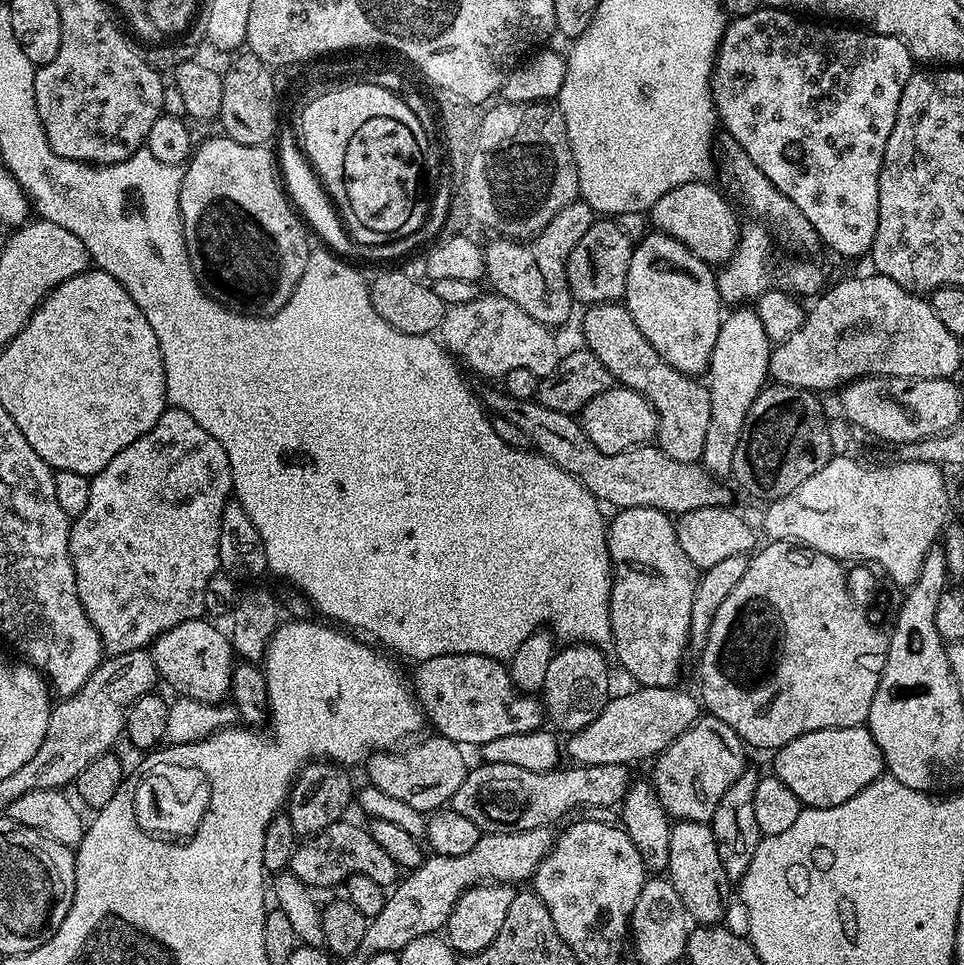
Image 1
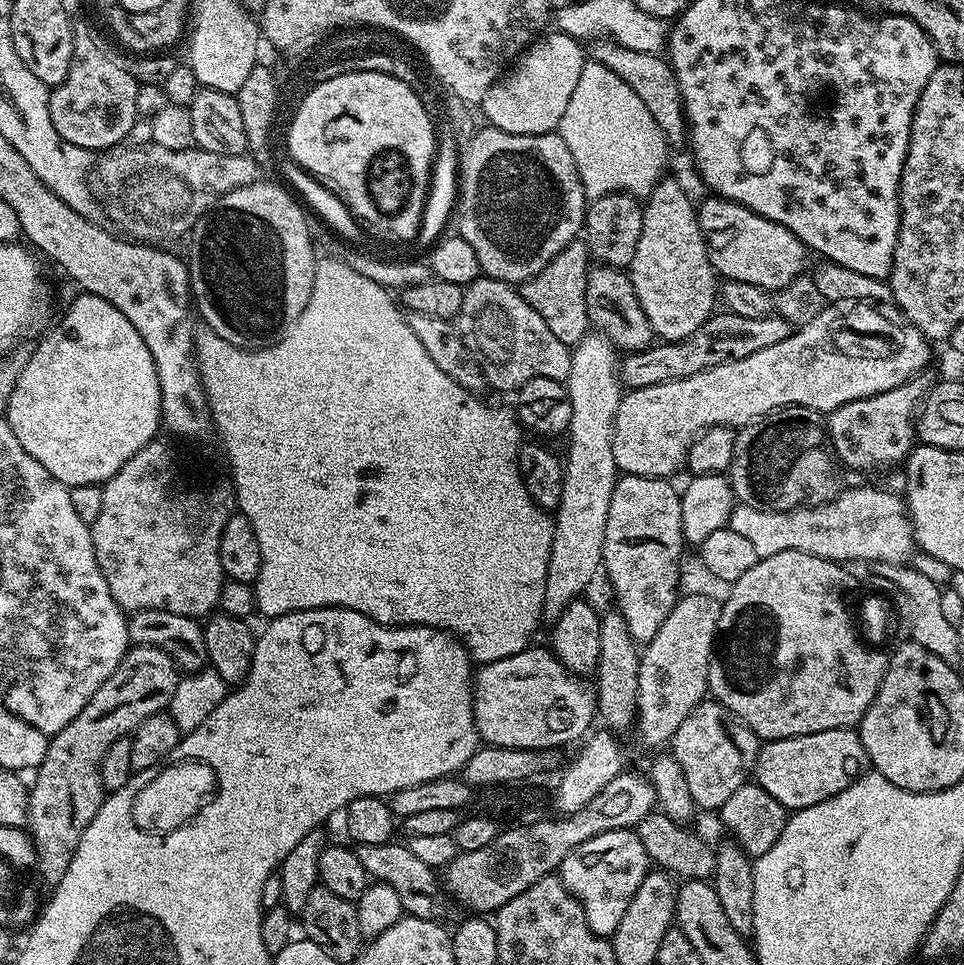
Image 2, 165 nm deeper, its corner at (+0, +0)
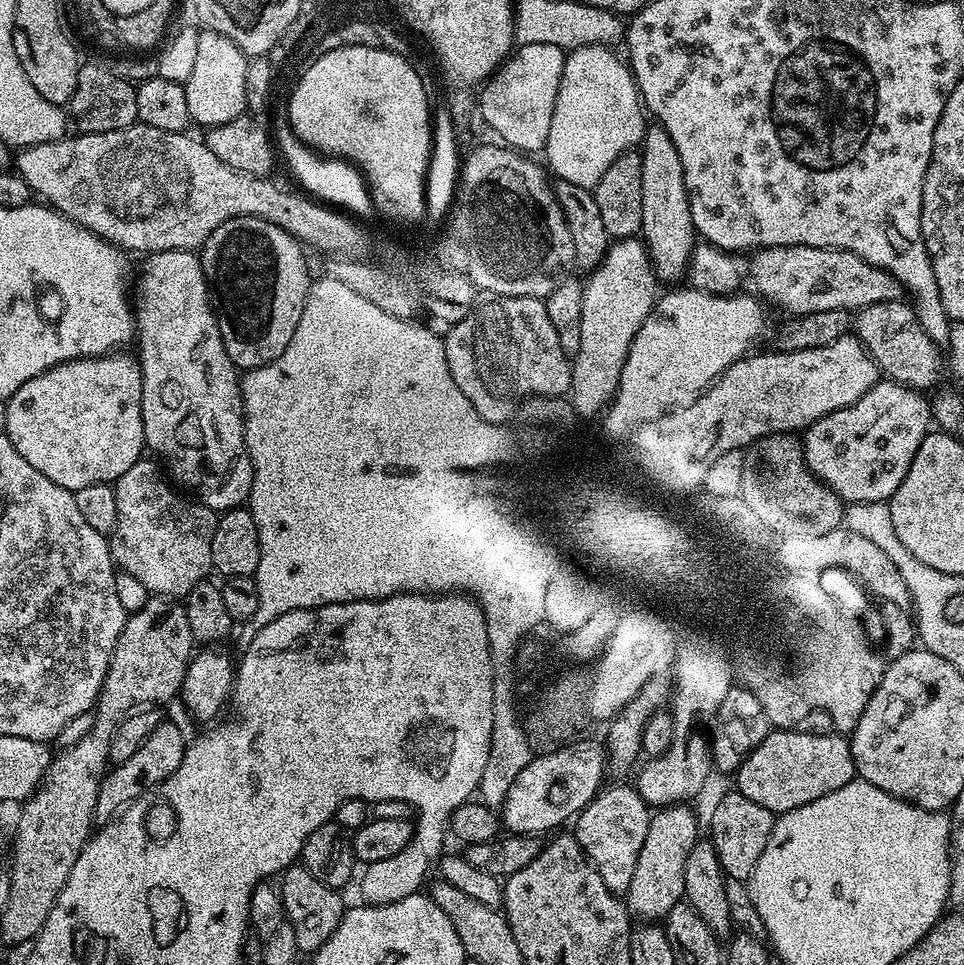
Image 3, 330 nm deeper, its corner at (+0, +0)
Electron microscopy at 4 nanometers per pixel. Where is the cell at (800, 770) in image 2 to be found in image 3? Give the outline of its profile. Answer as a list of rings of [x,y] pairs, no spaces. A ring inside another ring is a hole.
[[[772,730],[766,739],[745,758],[734,773],[735,787],[750,802],[766,806],[773,814],[798,810],[806,802],[815,802],[842,790],[846,782],[857,779],[852,745],[843,735],[823,736],[805,730]]]

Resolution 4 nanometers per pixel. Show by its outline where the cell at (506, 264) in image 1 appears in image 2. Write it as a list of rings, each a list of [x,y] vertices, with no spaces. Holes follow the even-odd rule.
[[[577,238],[571,240],[534,279],[524,281],[518,288],[521,298],[530,302],[538,314],[542,314],[542,319],[558,337],[558,342],[569,346],[576,345],[590,332],[586,314],[586,278],[589,267],[588,245],[583,239]]]

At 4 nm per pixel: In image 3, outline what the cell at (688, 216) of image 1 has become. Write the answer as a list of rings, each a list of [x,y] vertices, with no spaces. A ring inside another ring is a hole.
[[[774,246],[755,249],[751,256],[752,261],[748,268],[746,264],[746,272],[752,275],[752,284],[757,288],[755,291],[769,305],[777,304],[782,311],[792,312],[788,314],[793,317],[822,310],[846,310],[851,313],[878,302],[894,302],[905,295],[894,274],[841,248]]]

